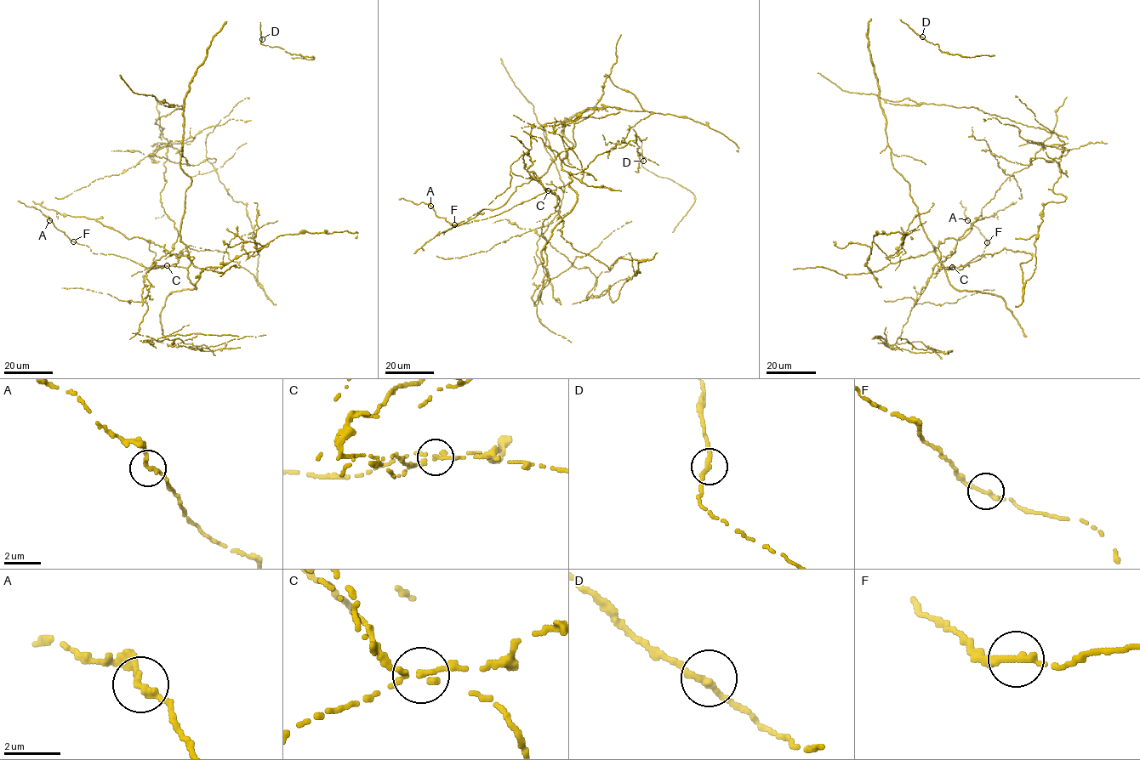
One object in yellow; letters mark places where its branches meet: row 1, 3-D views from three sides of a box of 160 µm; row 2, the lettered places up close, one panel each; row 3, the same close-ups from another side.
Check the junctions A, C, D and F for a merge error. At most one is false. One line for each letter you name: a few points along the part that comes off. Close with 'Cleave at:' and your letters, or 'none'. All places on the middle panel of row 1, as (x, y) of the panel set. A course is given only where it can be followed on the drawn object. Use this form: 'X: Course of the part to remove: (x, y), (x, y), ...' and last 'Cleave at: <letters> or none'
C: Course of the part to remove: (548, 190), (572, 247), (609, 269), (639, 261), (614, 301), (534, 229), (436, 256)
Cleave at: C

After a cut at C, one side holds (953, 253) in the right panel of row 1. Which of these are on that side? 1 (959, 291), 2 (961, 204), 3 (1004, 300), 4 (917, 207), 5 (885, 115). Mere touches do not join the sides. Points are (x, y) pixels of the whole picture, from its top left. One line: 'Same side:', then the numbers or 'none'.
Same side: none

